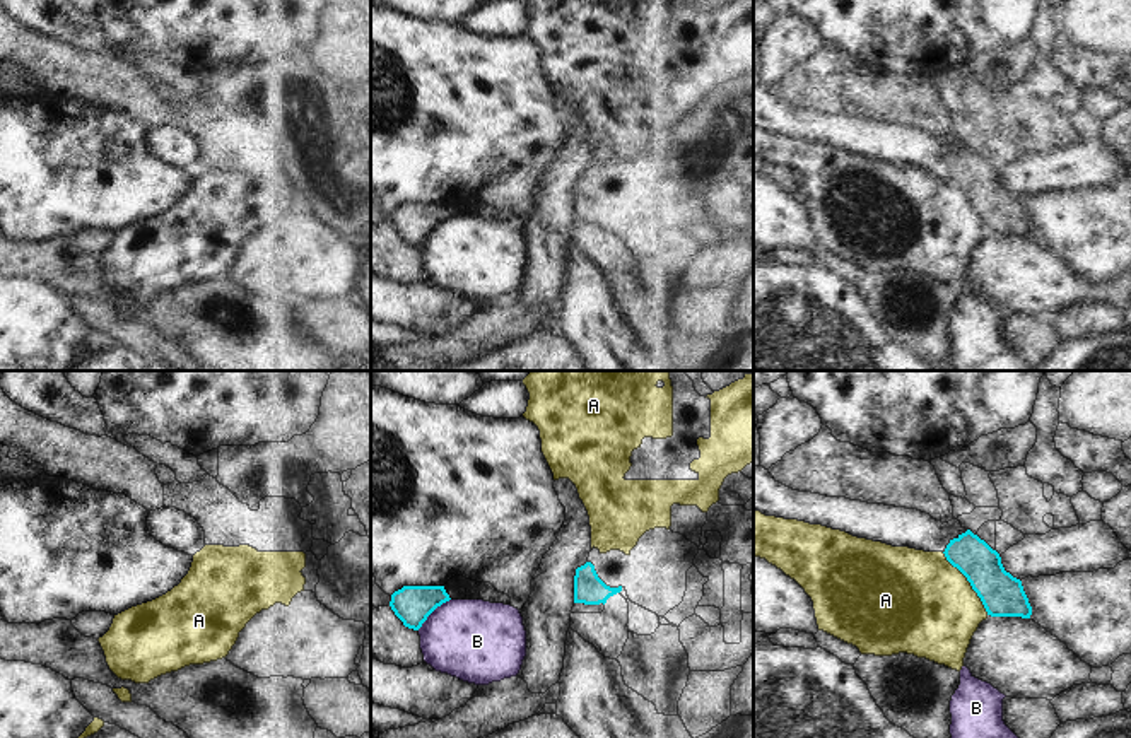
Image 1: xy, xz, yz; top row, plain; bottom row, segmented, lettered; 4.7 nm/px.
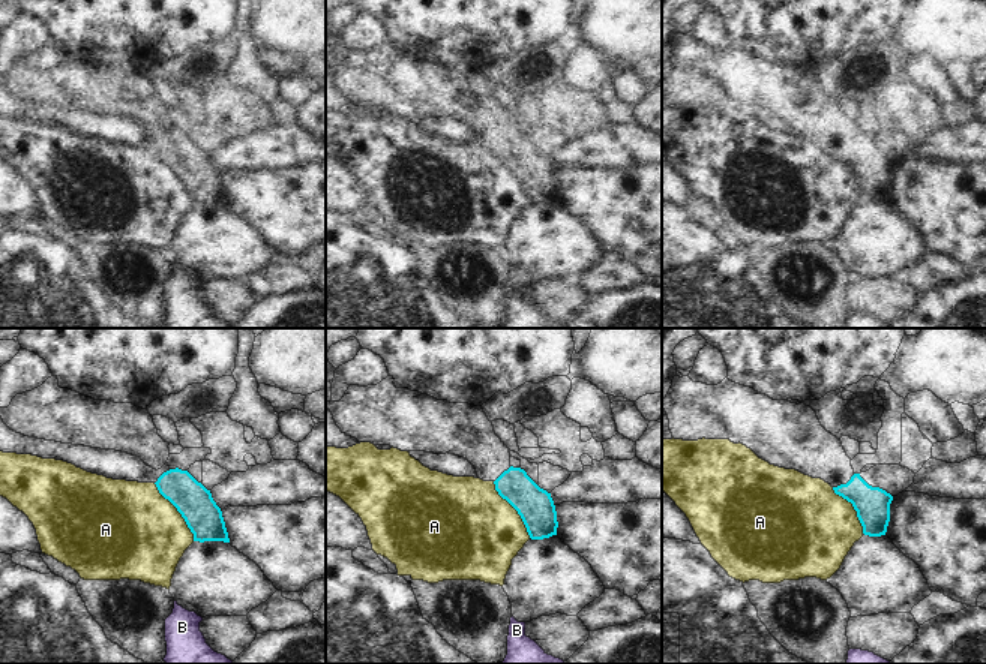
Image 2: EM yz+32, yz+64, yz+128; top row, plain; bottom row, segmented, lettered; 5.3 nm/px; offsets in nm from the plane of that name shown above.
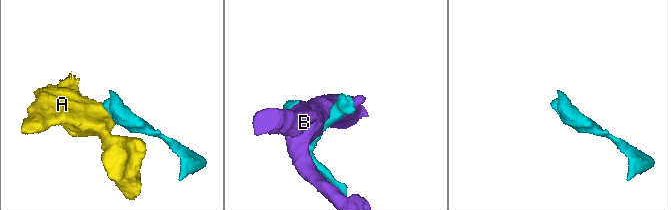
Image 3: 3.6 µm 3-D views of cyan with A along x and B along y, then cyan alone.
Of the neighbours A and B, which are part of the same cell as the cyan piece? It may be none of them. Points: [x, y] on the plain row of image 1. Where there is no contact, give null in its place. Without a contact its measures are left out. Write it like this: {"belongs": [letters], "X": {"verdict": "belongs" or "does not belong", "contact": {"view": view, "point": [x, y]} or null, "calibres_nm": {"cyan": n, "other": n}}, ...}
{"belongs": [], "A": {"verdict": "does not belong", "contact": {"view": "yz", "point": [969, 199]}, "calibres_nm": {"cyan": 200, "other": 460}}, "B": {"verdict": "does not belong", "contact": {"view": "xz", "point": [433, 228]}, "calibres_nm": {"cyan": 180, "other": 380}}}

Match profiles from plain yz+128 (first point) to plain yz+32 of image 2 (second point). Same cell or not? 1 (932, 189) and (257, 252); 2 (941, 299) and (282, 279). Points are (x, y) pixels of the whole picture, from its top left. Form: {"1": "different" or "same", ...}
{"1": "different", "2": "different"}

